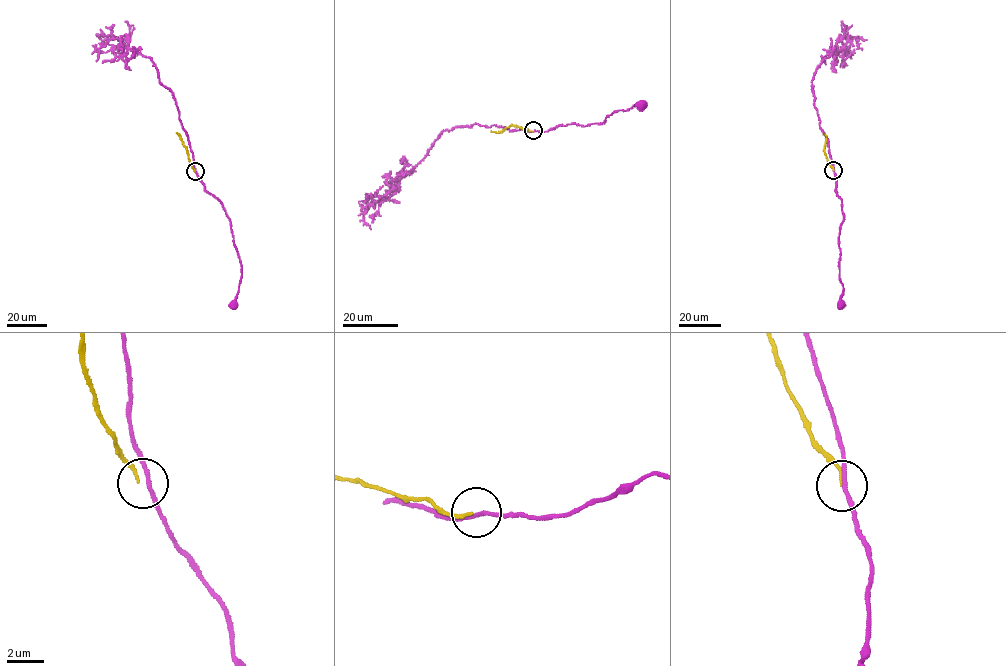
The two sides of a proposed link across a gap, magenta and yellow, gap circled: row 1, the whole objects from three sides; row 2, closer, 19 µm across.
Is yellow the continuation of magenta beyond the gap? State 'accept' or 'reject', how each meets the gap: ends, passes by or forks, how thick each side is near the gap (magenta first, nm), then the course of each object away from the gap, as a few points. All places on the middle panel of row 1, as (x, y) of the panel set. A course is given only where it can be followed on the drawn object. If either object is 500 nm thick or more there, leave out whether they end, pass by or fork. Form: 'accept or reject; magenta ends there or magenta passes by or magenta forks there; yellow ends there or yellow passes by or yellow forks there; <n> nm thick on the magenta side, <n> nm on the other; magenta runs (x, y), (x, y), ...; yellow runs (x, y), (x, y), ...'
reject; magenta passes by; yellow ends there; 200 nm thick on the magenta side, 140 nm on the other; magenta runs (534, 131), (548, 131), (560, 125), (603, 123), (614, 112), (639, 103), (643, 108), (640, 105); yellow runs (533, 131), (511, 125), (498, 132), (491, 131)

